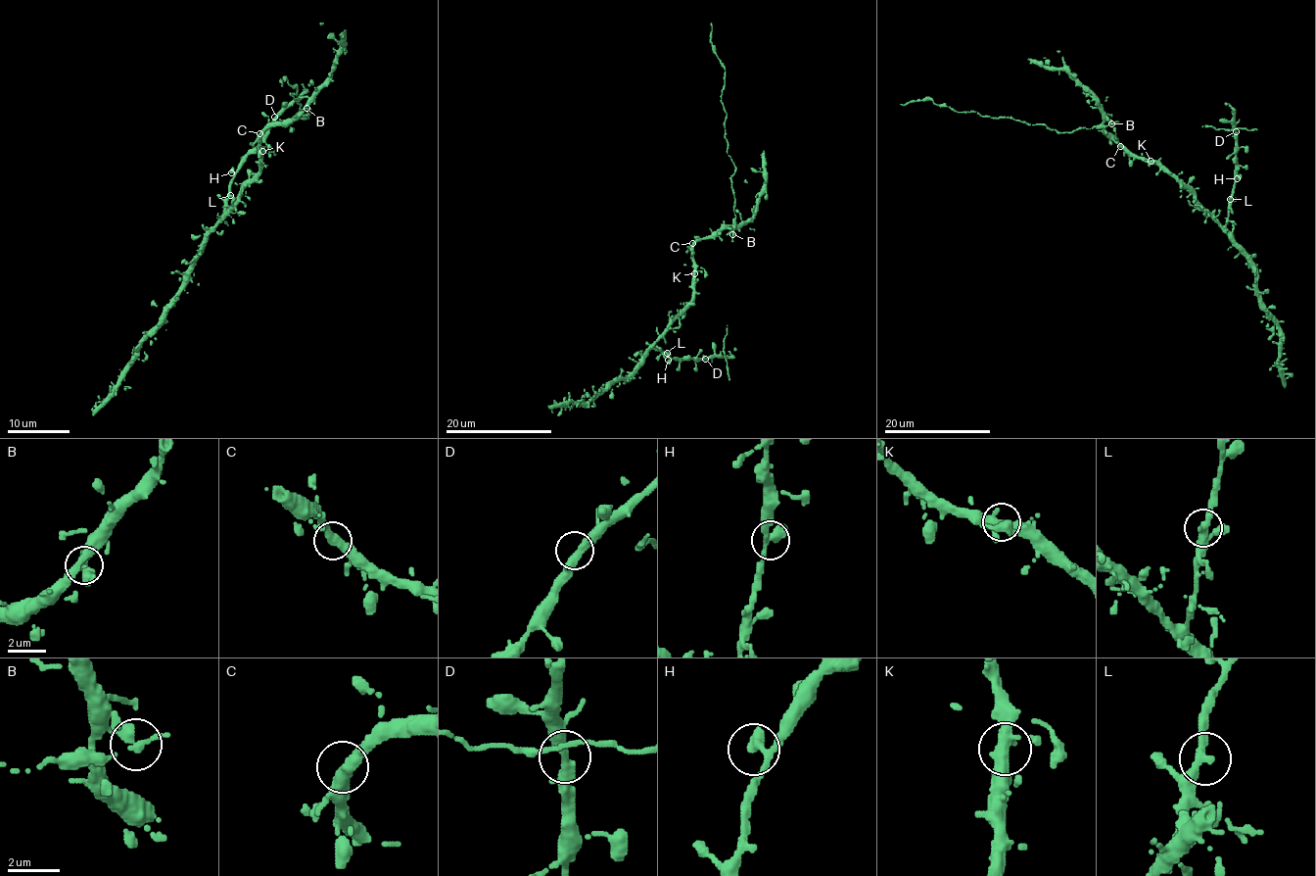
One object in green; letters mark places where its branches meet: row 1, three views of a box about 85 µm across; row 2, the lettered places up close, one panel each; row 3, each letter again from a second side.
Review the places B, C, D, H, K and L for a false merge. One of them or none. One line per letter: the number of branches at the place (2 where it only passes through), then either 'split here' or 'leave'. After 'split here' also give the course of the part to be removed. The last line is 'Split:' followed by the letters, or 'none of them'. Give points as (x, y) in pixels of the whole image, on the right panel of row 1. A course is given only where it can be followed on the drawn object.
B: 2 branches meet; leave
C: 2 branches meet; leave
D: 2 branches meet; leave
H: 2 branches meet; leave
K: 3 branches meet; leave
L: 2 branches meet; leave
Split: none of them

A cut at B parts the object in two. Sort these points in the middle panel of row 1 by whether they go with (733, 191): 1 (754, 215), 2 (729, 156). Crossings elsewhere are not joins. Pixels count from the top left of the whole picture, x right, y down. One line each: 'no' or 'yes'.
1: no
2: yes

